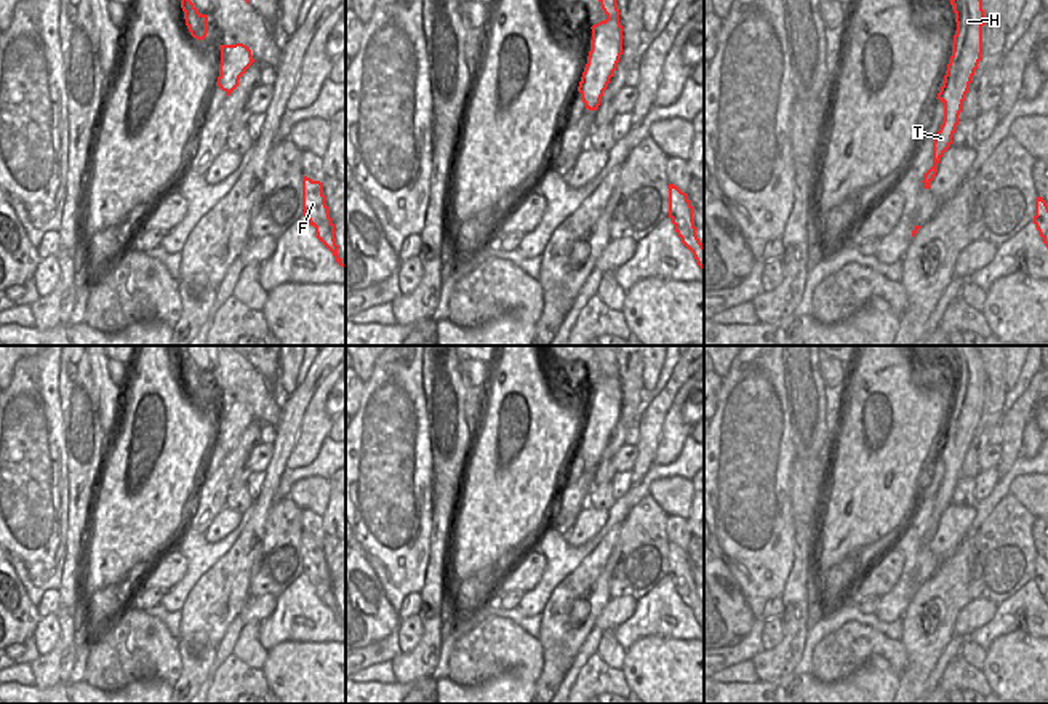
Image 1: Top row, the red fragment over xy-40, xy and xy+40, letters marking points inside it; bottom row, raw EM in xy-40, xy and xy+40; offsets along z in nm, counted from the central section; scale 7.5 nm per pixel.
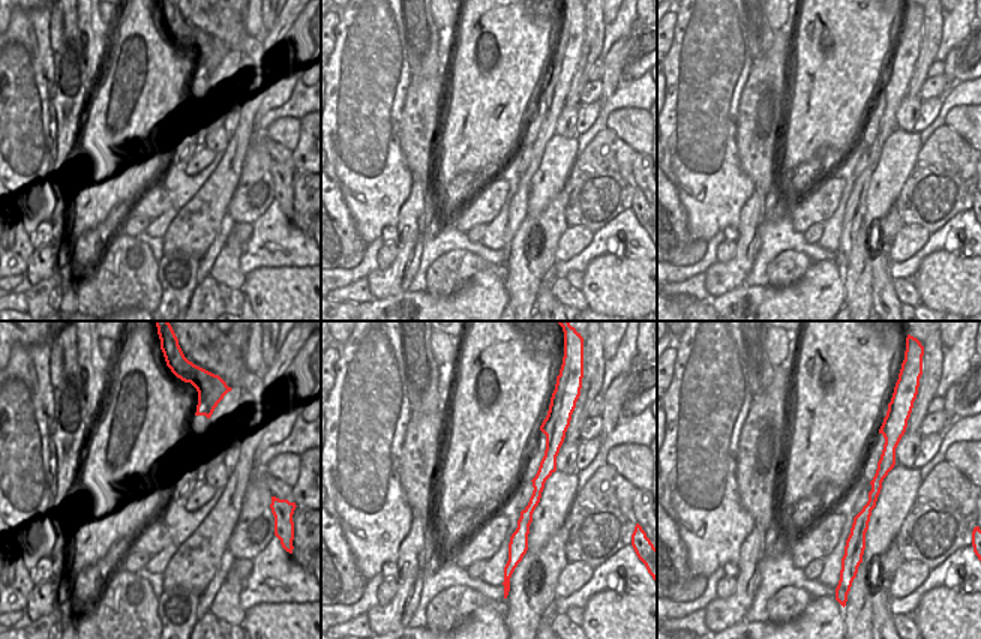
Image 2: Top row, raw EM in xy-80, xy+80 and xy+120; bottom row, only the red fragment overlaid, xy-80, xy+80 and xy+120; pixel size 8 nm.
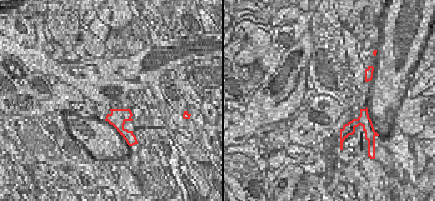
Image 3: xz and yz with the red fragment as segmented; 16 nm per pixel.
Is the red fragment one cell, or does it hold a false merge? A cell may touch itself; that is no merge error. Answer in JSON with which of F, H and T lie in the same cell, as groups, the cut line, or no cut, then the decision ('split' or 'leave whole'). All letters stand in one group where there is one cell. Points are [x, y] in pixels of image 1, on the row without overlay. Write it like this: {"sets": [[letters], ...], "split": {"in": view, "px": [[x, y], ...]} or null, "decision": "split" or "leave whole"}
{"sets": [["F"], ["H", "T"]], "split": {"in": "xy", "px": [[591, 404], [596, 410], [592, 434], [589, 444], [580, 450]]}, "decision": "split"}

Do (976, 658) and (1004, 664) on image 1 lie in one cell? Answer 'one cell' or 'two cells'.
two cells

